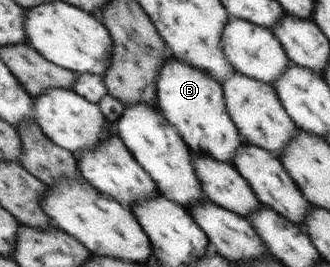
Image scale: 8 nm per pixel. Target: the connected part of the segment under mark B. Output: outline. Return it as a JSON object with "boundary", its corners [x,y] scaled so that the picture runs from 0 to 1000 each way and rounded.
{"boundary":[[[518,199],[476,292],[479,412],[533,479],[579,573],[624,581],[636,596],[709,622],[709,588],[733,536],[733,509],[694,434],[670,318],[636,277],[527,221]]]}

